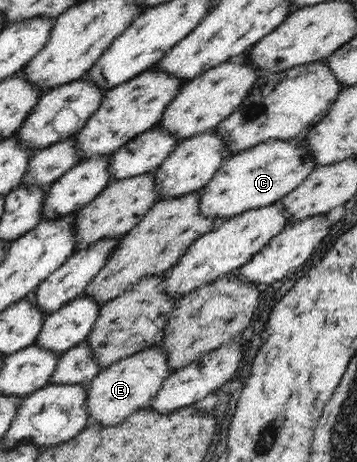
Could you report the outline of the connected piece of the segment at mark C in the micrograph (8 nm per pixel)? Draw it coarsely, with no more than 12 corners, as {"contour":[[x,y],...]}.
{"contour":[[306,134],[232,154],[203,189],[222,221],[280,202],[316,168]]}

